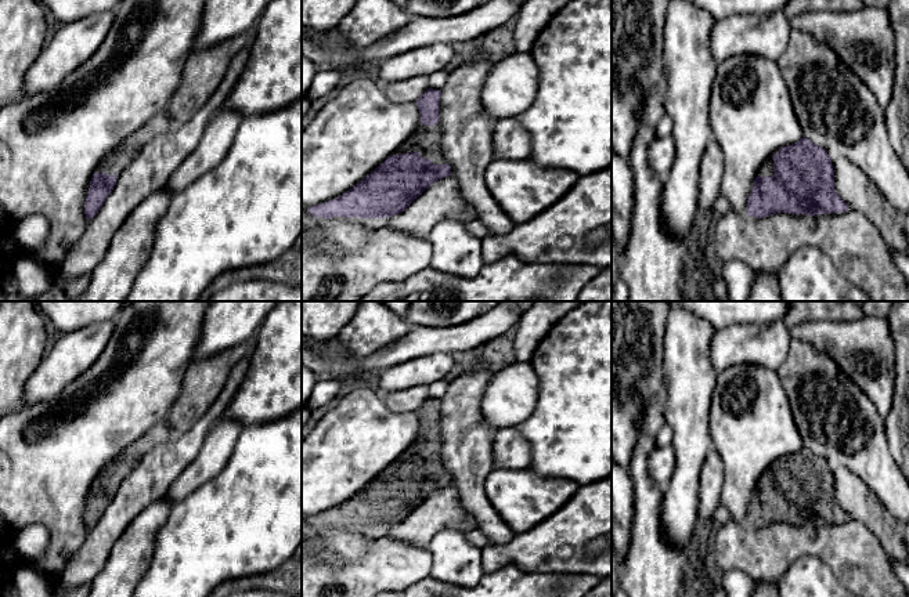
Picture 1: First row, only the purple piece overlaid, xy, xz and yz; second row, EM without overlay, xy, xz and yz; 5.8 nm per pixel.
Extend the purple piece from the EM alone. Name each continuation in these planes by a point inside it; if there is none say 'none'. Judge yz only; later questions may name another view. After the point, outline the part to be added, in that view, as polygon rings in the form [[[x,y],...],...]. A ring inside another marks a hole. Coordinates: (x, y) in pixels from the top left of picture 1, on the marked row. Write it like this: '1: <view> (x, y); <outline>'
1: yz (767, 169); [[[772,158],[766,159],[761,166],[760,173],[761,177],[772,177],[773,176],[773,160]]]

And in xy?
1: xy (121, 156); [[[138,137],[125,140],[112,149],[98,164],[95,173],[119,176],[119,173],[138,155],[143,141]]]

